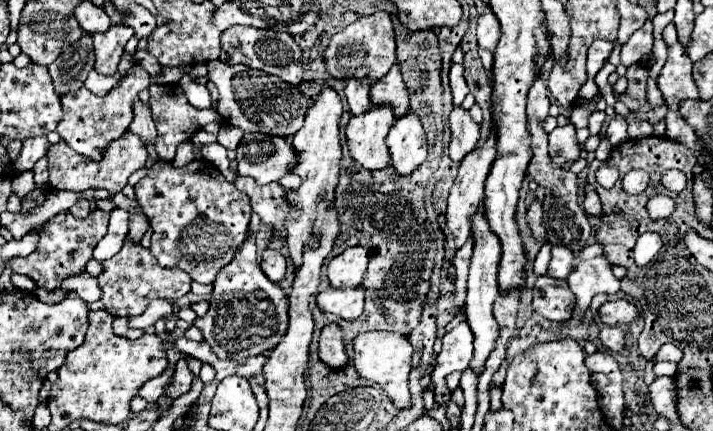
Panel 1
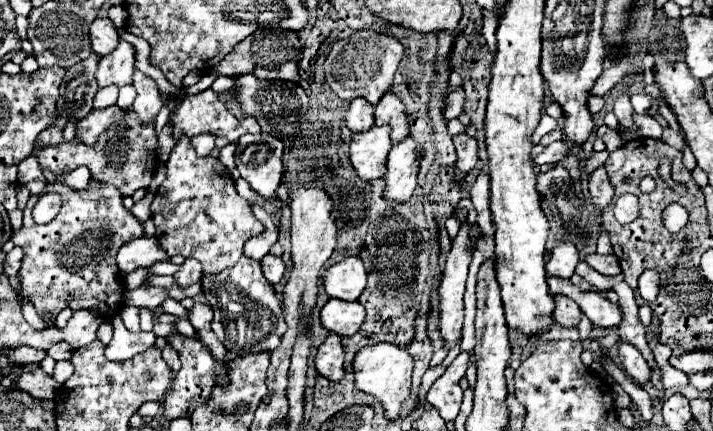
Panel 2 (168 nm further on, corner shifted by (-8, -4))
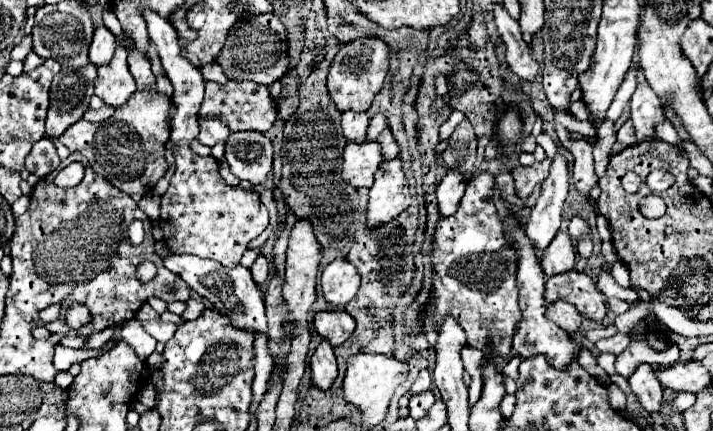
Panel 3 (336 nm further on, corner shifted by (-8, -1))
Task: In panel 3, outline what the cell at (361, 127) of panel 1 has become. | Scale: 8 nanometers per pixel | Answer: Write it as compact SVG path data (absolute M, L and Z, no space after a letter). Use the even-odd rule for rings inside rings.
M349 141L343 153L343 177L357 189L371 187L373 175L379 169L381 161L381 145L377 147L377 141Z

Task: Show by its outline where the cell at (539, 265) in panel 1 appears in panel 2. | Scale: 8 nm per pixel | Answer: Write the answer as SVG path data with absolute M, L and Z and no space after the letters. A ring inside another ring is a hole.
M549 276L549 294L563 294L571 300L575 300L581 308L581 312L593 322L593 326L603 326L603 328L615 328L619 326L623 314L617 304L609 302L607 298L599 296L595 290L581 290L579 286L573 286L571 280Z

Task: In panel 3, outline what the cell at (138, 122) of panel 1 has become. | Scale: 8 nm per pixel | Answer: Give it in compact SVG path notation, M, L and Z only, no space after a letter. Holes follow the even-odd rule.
M131 51L129 53L129 71L135 77L139 89L155 89L157 79L155 79L155 75L151 71L151 63L145 55Z

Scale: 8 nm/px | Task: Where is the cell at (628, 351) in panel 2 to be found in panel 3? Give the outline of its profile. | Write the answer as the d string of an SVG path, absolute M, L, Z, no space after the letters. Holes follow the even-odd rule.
M641 363L633 371L633 375L629 377L629 385L637 395L637 399L641 401L641 405L645 407L645 411L649 413L659 411L661 399L663 399L663 387L649 363Z

